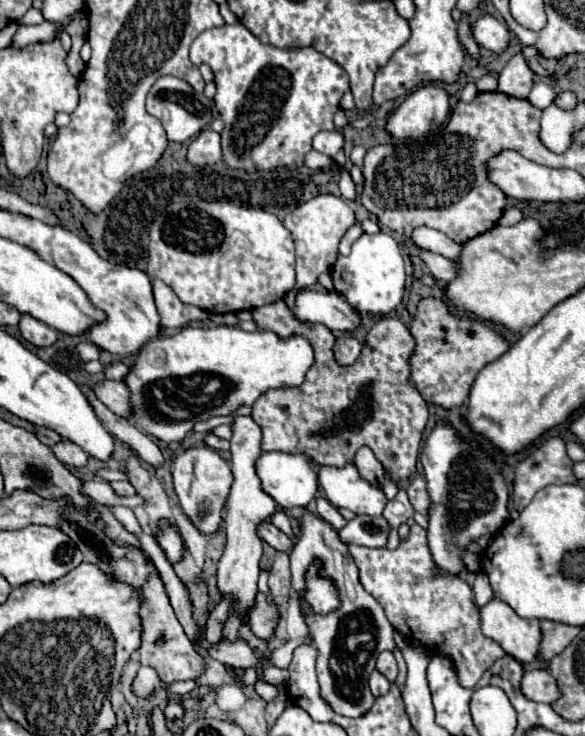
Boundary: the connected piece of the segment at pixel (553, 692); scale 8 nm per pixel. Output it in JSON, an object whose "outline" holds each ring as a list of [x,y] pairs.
{"outline":[[[536,668],[536,670],[524,672],[522,682],[520,682],[520,692],[528,700],[544,702],[544,704],[552,704],[560,696],[558,686],[556,686],[556,680],[544,668]]]}

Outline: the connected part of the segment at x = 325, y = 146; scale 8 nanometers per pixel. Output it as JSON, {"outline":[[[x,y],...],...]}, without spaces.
{"outline":[[[334,130],[334,132],[320,132],[320,134],[316,134],[312,148],[322,152],[322,154],[326,154],[326,156],[330,156],[330,158],[334,158],[334,154],[342,148],[342,144],[344,144],[342,134]]]}

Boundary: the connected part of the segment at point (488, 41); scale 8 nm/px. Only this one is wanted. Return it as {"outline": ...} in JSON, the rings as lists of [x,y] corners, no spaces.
{"outline":[[[484,14],[484,16],[478,18],[478,22],[472,28],[472,36],[480,46],[484,46],[486,50],[496,52],[496,54],[504,52],[510,46],[510,40],[512,40],[506,24],[498,22],[490,14]]]}

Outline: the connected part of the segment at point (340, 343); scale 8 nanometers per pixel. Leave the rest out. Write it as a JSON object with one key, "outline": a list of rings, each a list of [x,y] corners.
{"outline":[[[344,336],[344,338],[336,338],[334,342],[334,358],[340,366],[350,366],[358,356],[360,356],[360,342],[352,336]]]}

